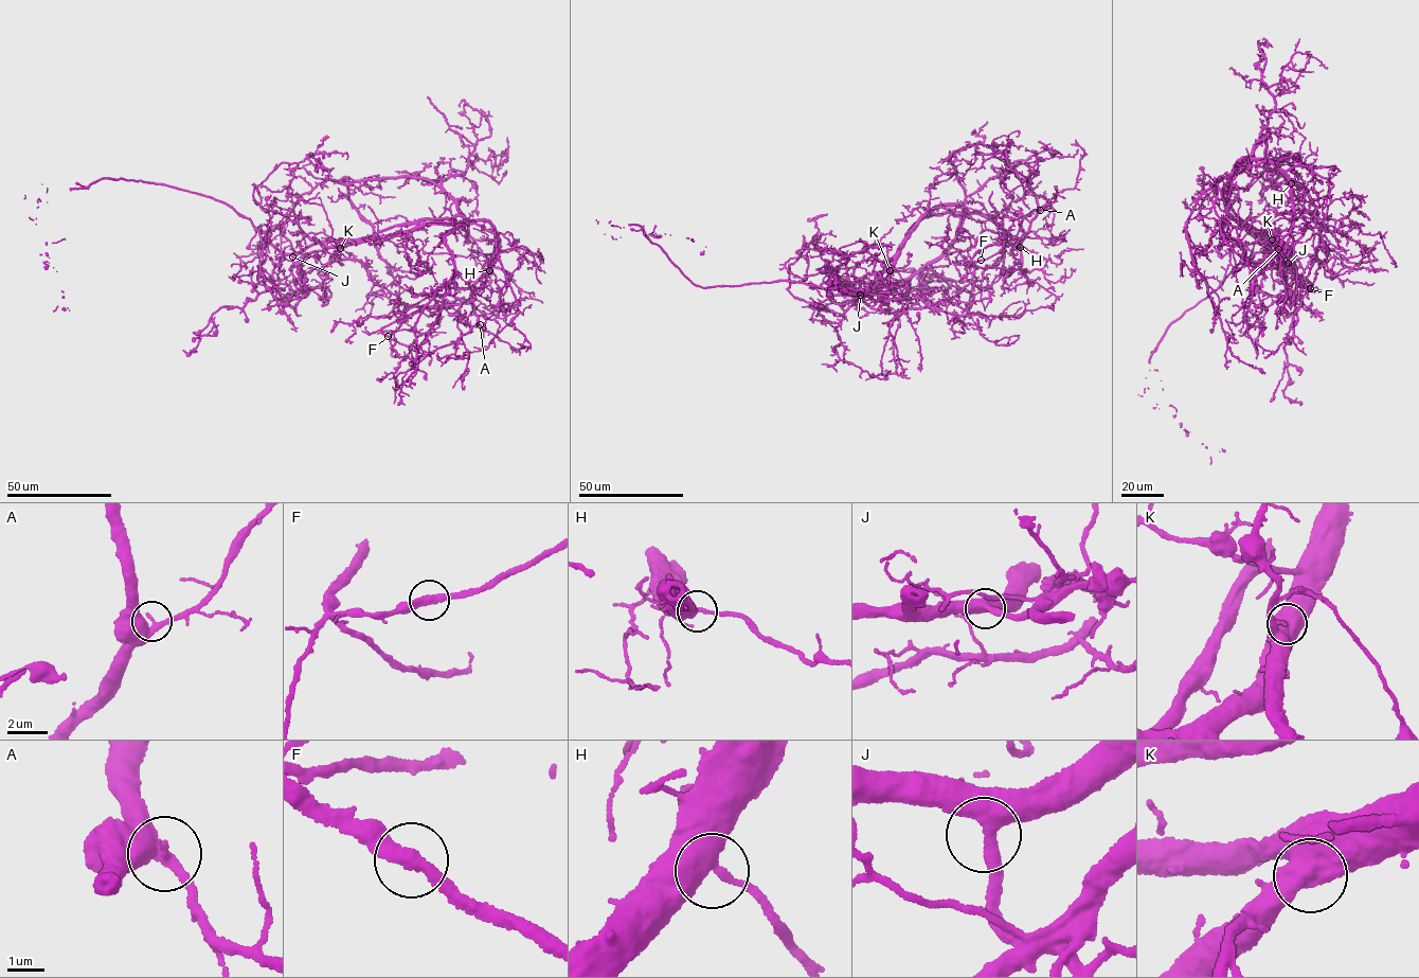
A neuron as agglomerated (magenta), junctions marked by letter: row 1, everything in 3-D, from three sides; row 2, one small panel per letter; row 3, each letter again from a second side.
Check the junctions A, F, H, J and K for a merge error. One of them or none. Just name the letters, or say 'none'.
none

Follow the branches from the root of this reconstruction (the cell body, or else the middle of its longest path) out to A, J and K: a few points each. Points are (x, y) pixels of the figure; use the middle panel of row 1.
A: (883, 270), (909, 228), (924, 217), (948, 212), (984, 215), (1017, 246), (1040, 210)
J: (883, 270), (879, 280), (860, 295)
K: (883, 270), (873, 283), (886, 277), (890, 270)

